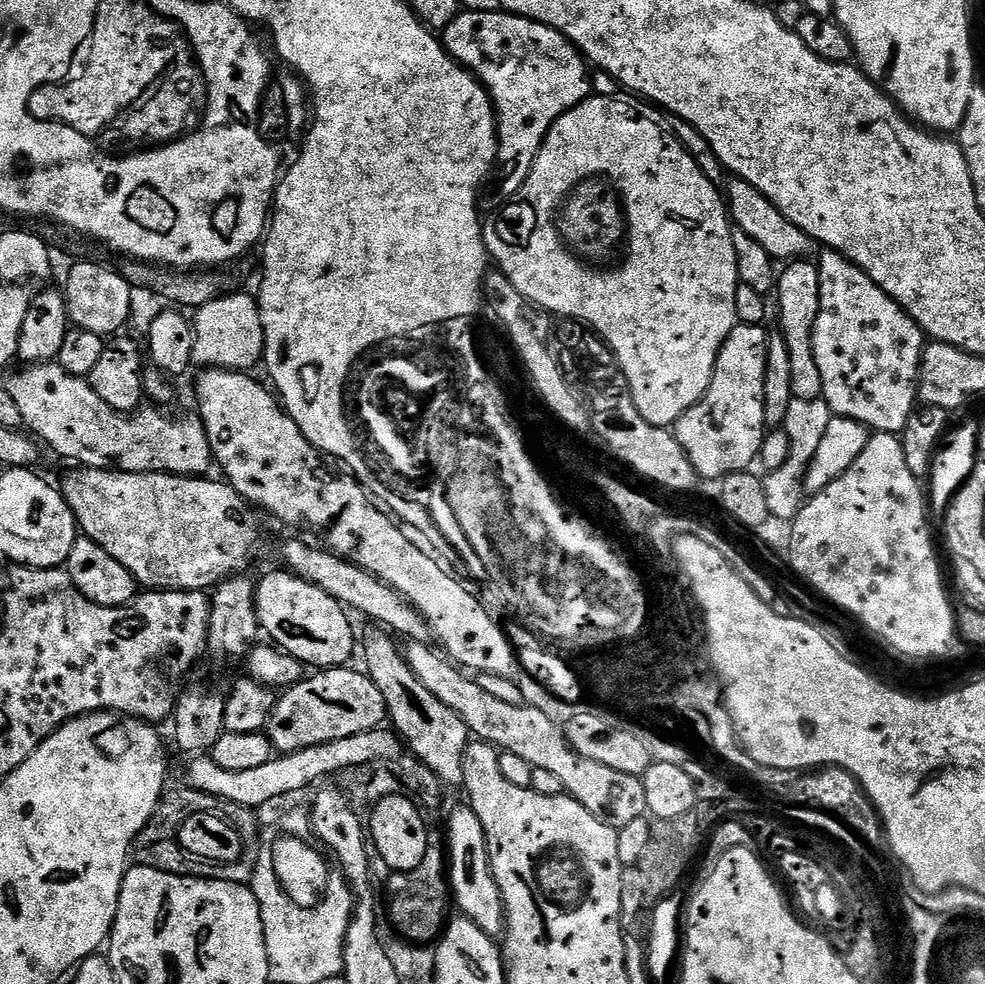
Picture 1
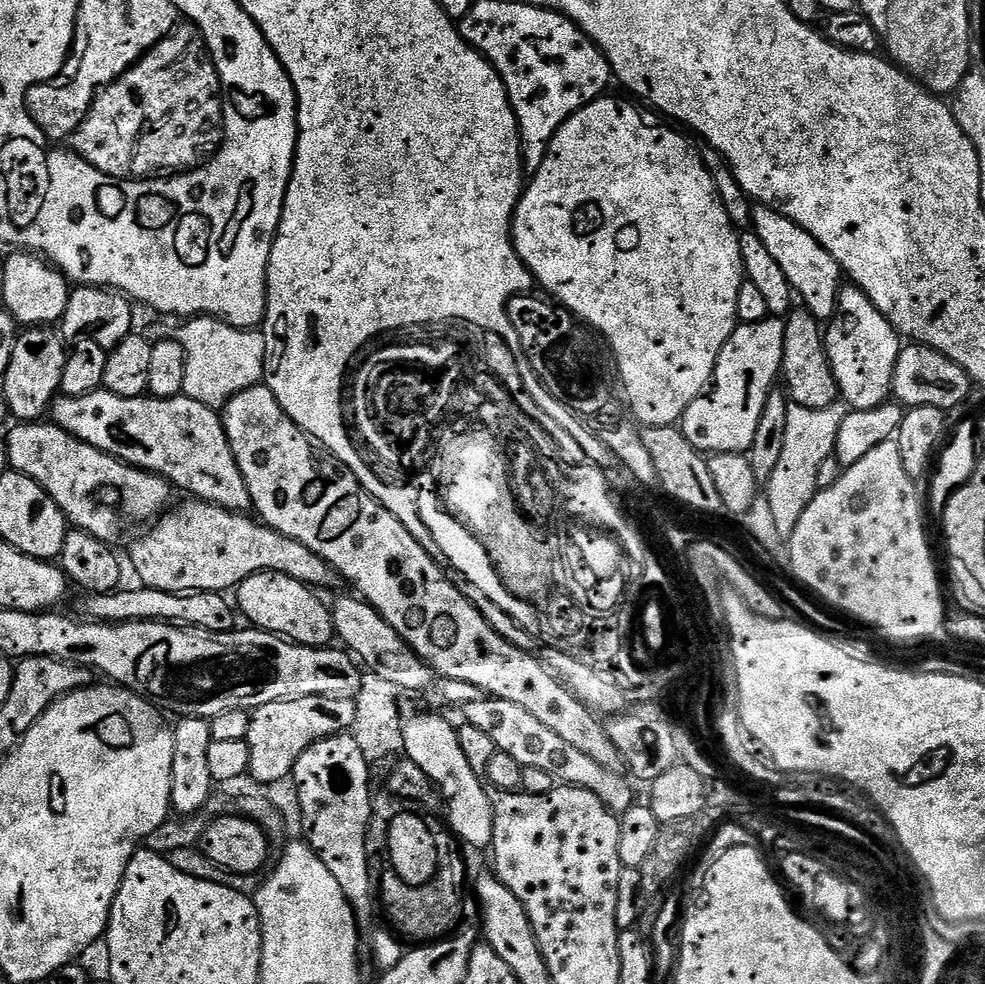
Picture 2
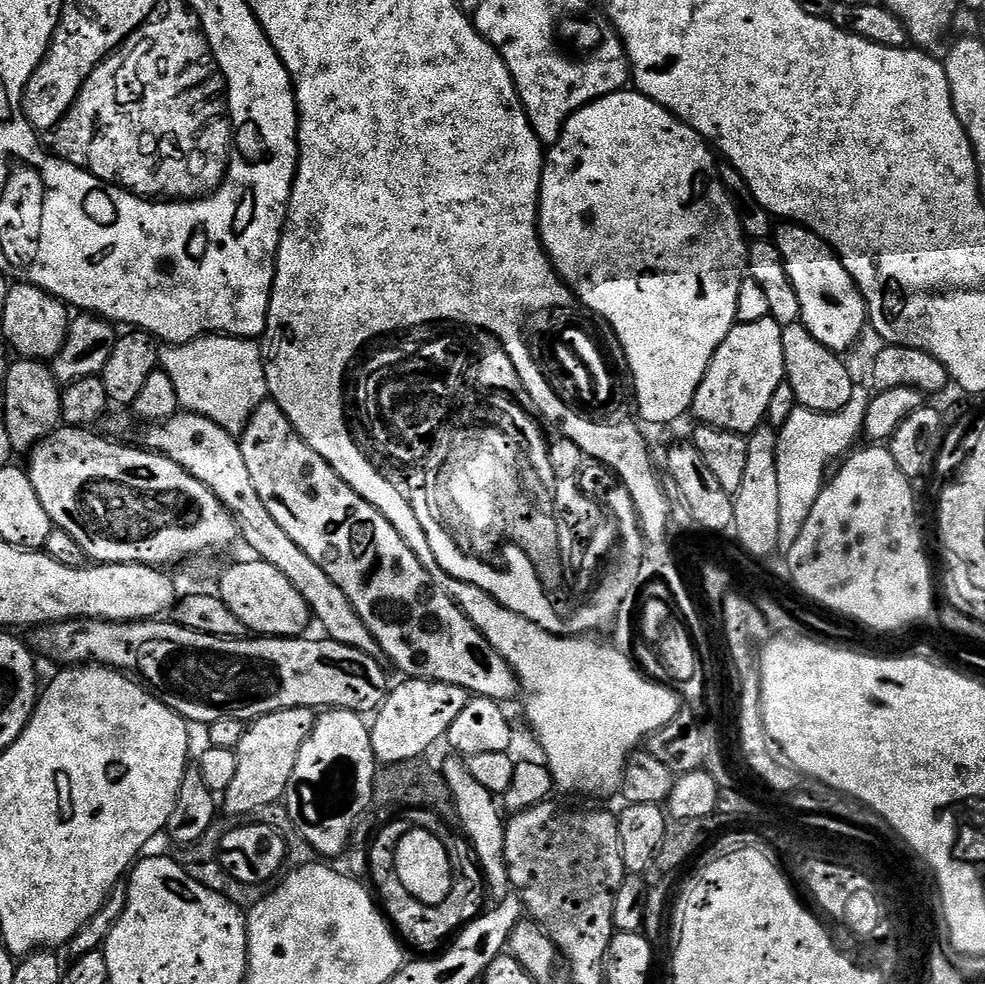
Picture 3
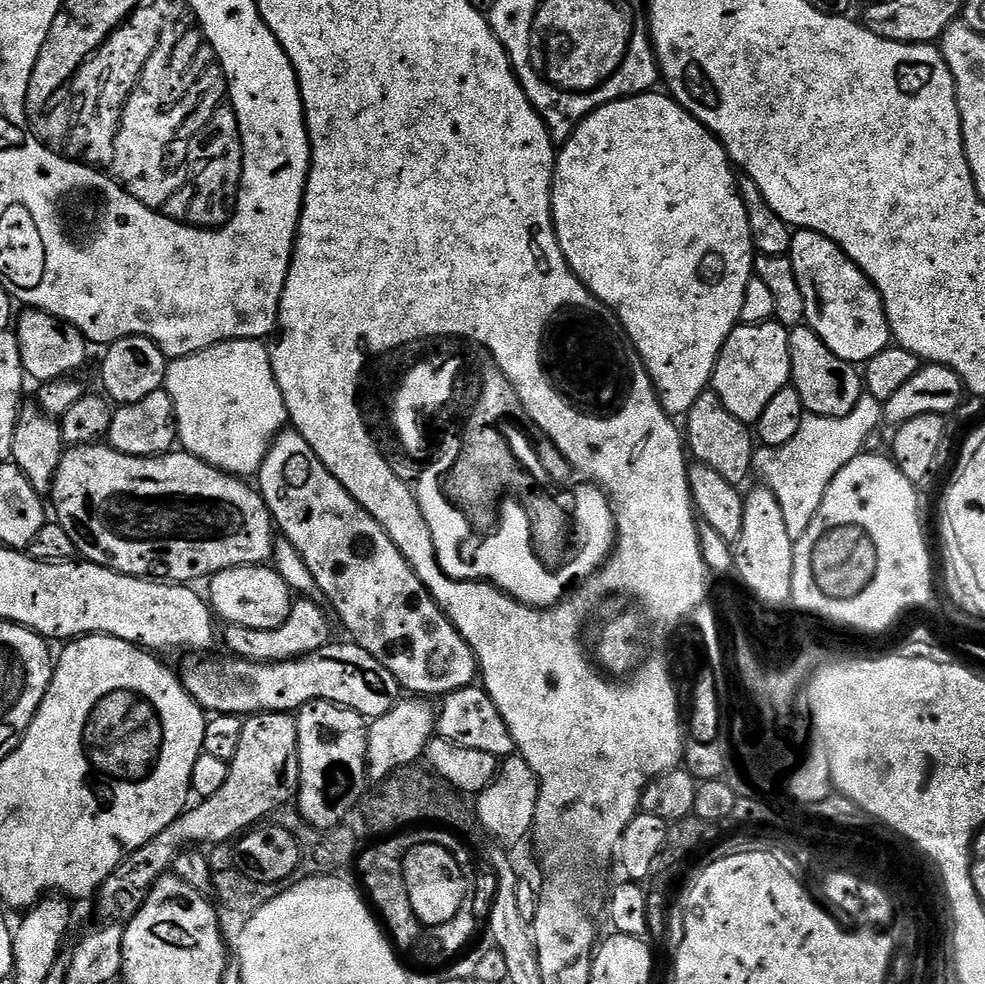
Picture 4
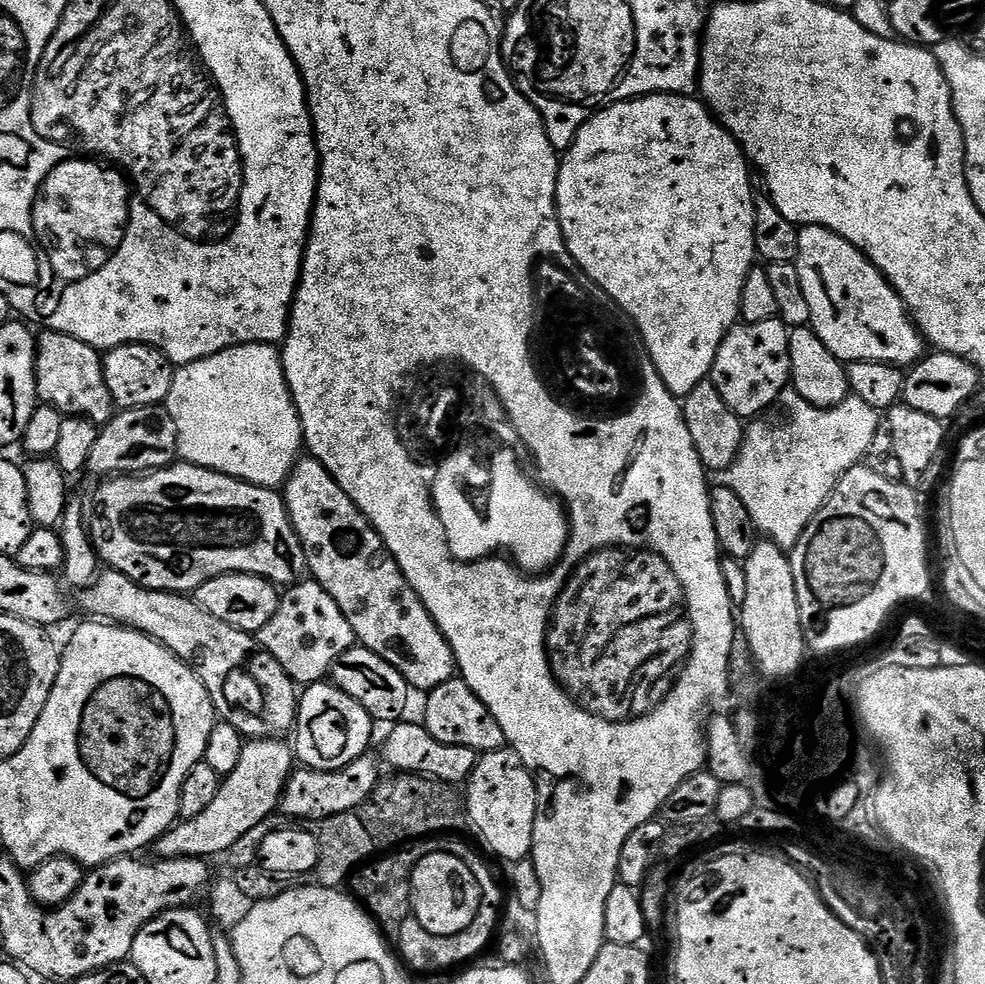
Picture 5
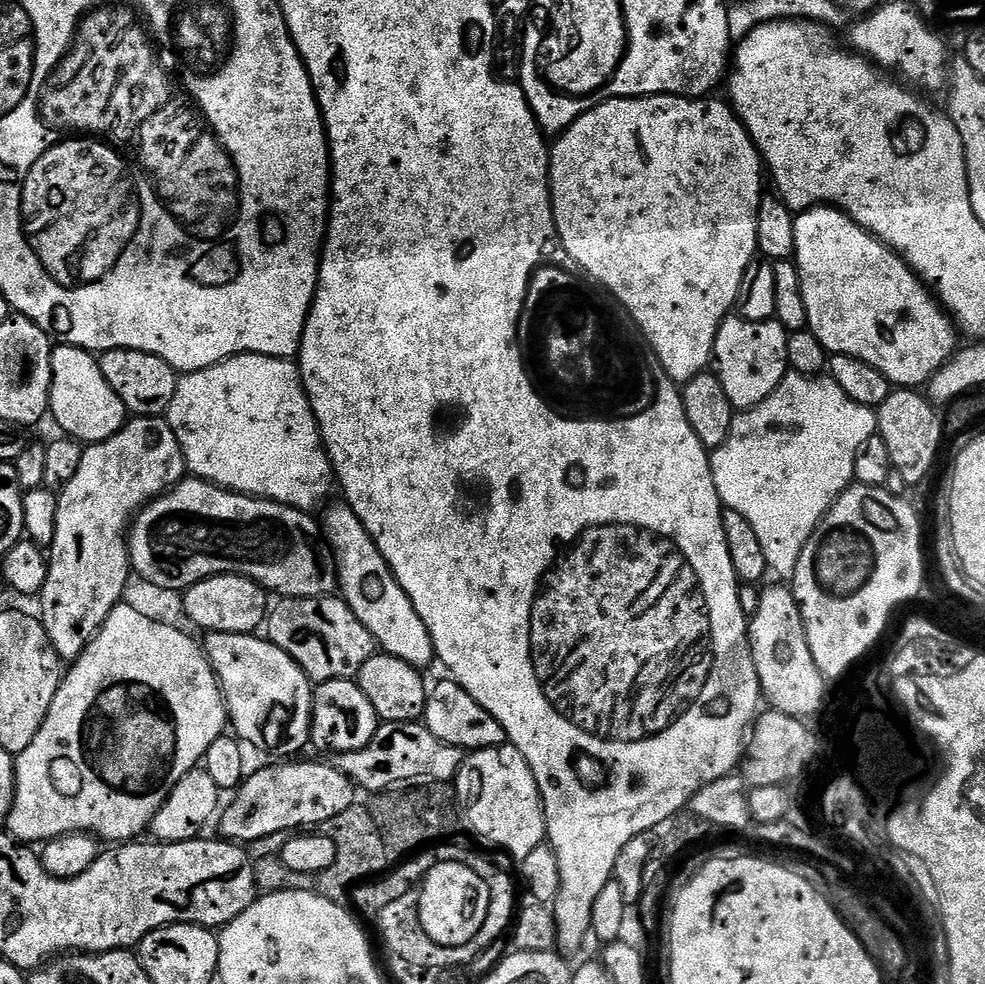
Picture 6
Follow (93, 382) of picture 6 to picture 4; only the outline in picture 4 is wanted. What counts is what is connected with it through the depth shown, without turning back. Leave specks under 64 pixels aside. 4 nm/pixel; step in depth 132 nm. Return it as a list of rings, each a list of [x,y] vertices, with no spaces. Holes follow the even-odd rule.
[[[28,308],[19,313],[14,324],[16,341],[22,354],[22,366],[29,377],[36,382],[45,380],[63,380],[71,377],[88,360],[90,345],[73,324],[60,320],[39,308]]]

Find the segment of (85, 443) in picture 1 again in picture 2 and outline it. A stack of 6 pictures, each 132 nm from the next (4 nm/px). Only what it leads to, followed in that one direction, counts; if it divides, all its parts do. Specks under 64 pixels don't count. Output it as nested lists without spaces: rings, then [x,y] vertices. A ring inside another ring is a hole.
[[[97,390],[81,396],[60,394],[52,402],[50,420],[74,438],[110,454],[115,460],[141,468],[144,472],[163,476],[179,491],[181,488],[184,492],[193,492],[197,501],[217,504],[219,508],[231,512],[247,513],[252,508],[250,490],[246,490],[242,470],[238,470],[238,462],[228,445],[221,413],[202,402],[194,402],[194,398],[183,394],[174,398],[158,398],[151,394],[126,398],[107,390]]]

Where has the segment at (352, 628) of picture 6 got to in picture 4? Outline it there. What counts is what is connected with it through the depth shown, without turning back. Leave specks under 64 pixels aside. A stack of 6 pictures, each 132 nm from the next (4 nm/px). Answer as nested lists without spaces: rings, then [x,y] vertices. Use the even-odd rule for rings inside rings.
[[[312,598],[297,599],[290,610],[290,618],[286,618],[286,622],[282,622],[282,626],[274,630],[250,630],[237,624],[227,625],[222,632],[222,644],[224,640],[225,646],[232,651],[229,653],[235,659],[253,660],[259,664],[277,664],[283,660],[297,660],[300,656],[319,652],[330,643],[331,636],[328,635],[332,628],[328,625],[329,613],[324,613],[316,602]]]

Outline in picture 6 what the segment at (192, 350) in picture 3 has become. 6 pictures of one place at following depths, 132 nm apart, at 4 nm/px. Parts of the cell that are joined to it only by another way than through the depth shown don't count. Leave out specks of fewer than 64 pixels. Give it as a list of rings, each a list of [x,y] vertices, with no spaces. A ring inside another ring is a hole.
[[[247,352],[206,370],[181,375],[166,419],[182,446],[187,471],[197,480],[209,480],[230,492],[273,500],[306,513],[318,507],[334,488],[332,463],[328,461],[314,410],[300,381],[299,367],[291,359],[279,360]]]

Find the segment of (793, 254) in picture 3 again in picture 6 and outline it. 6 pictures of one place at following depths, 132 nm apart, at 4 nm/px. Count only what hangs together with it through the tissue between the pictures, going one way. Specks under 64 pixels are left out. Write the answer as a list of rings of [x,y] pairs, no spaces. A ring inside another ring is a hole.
[[[821,206],[799,213],[794,226],[794,242],[794,263],[802,282],[802,299],[806,301],[807,331],[813,332],[830,354],[858,358],[874,366],[889,384],[913,390],[927,385],[932,375],[956,355],[958,329],[928,285],[893,248],[887,248],[878,237],[871,236],[846,212]]]

